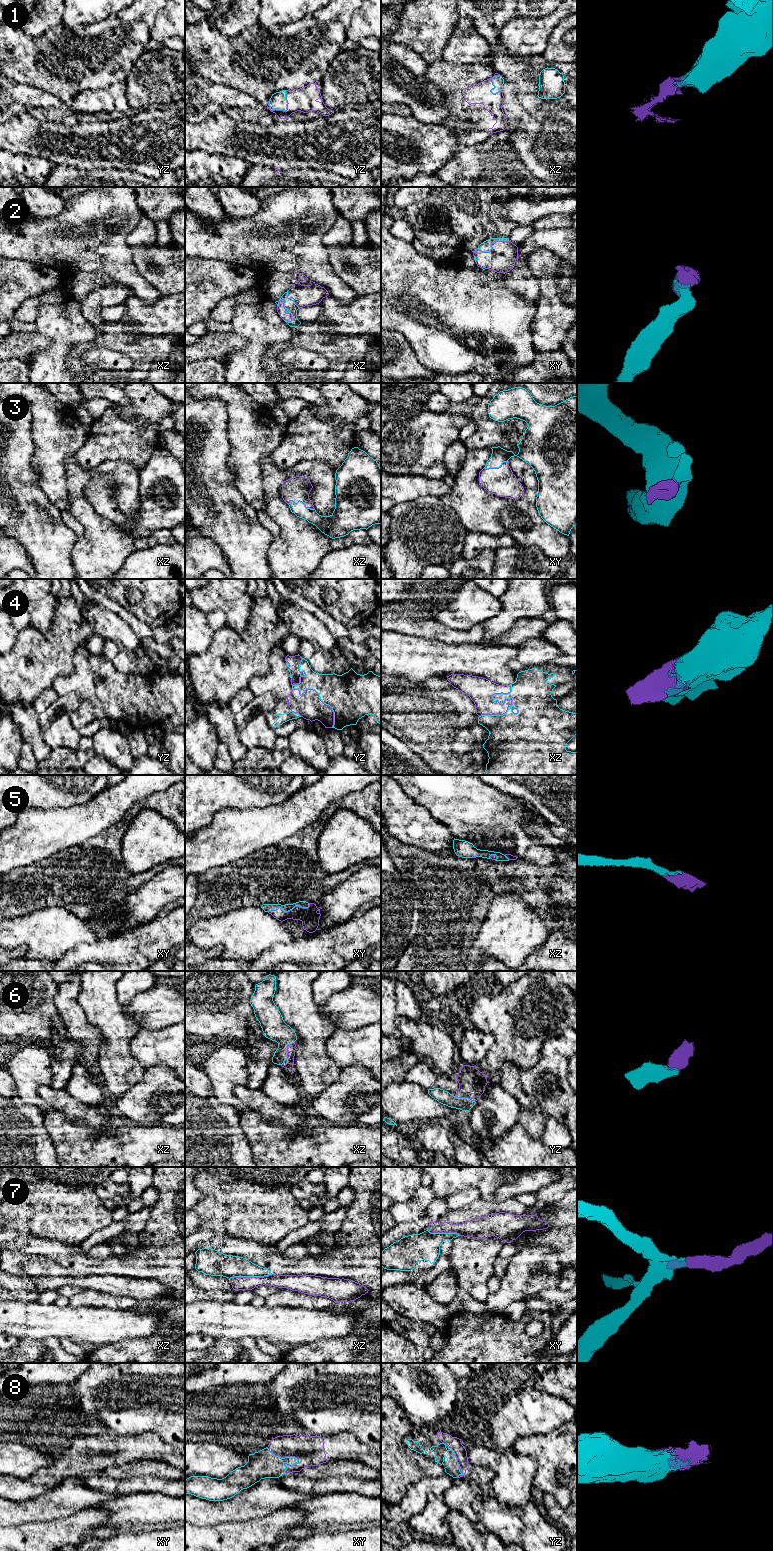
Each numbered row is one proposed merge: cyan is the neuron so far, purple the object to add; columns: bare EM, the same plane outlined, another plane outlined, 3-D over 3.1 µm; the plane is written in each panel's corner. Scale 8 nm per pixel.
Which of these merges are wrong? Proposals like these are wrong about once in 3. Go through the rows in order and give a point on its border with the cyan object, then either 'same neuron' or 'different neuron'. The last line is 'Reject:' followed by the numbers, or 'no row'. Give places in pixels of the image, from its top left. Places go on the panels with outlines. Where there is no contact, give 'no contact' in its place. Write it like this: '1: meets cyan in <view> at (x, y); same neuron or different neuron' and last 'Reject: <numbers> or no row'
1: meets cyan in yz at (286, 107); same neuron
2: meets cyan in xz at (286, 311); same neuron
3: meets cyan in xz at (301, 502); same neuron
4: meets cyan in xz at (507, 698); same neuron
5: meets cyan in xy at (289, 910); same neuron
6: meets cyan in xz at (286, 1053); same neuron
7: meets cyan in xz at (250, 1276); same neuron
8: meets cyan in xy at (283, 1458); same neuron
Reject: no row

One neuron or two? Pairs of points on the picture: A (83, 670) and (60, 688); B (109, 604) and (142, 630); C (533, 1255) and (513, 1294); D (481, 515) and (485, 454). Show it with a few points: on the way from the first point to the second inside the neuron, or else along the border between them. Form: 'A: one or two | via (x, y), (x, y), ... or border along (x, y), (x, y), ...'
A: one | via (77, 676), (70, 683), (66, 684)
B: one | via (117, 609), (134, 623)
C: one | via (530, 1265), (526, 1276), (518, 1284)
D: one | via (472, 500), (472, 469)

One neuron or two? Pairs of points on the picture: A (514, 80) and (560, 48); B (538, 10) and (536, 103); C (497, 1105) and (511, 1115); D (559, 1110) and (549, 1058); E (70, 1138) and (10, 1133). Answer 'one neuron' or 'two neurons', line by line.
A: two neurons
B: two neurons
C: one neuron
D: one neuron
E: two neurons

